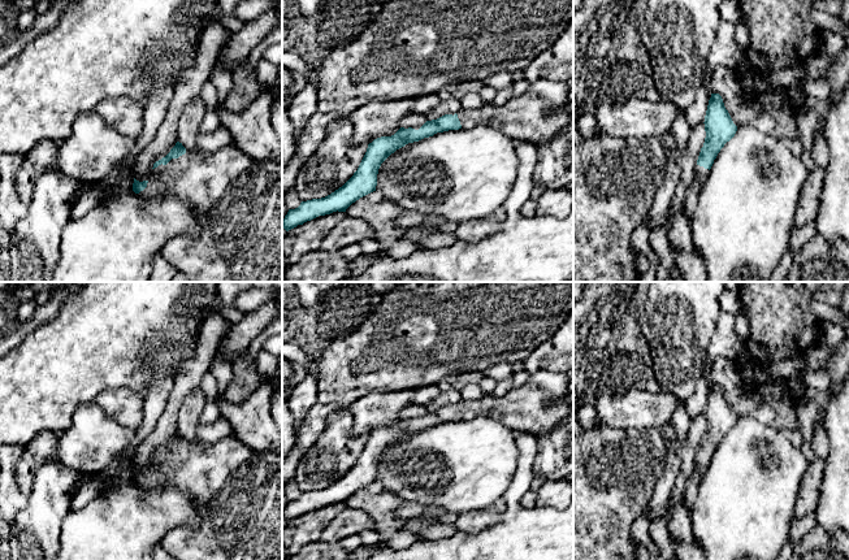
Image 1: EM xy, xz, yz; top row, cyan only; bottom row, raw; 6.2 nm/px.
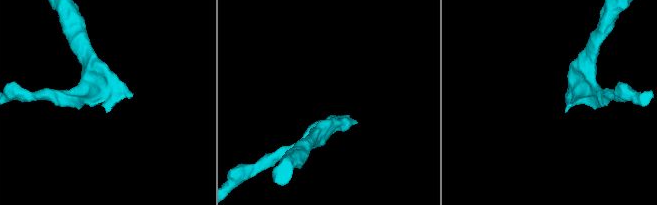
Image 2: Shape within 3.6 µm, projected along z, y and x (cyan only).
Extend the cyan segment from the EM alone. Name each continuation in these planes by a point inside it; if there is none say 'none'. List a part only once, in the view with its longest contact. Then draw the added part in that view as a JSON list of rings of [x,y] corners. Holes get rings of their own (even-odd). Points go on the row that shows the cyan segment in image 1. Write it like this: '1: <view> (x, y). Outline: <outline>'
1: xy (237, 199). Outline: [[[234,143],[213,153],[186,149],[178,159],[172,159],[166,165],[153,169],[153,177],[148,179],[147,187],[139,192],[148,201],[157,203],[166,194],[174,194],[185,200],[198,220],[200,233],[196,236],[177,235],[170,238],[161,249],[161,256],[177,272],[185,273],[192,282],[282,282],[282,164],[269,160],[255,159]]]

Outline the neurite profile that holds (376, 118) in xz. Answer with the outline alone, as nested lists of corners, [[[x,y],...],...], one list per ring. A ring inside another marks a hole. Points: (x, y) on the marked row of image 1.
[[[415,97],[400,100],[371,100],[348,117],[354,126],[354,143],[368,146],[381,136],[391,136],[400,129],[400,121],[412,113]]]

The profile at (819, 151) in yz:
[[[823,134],[813,138],[811,156],[815,161],[815,166],[824,170],[828,164],[828,146]]]

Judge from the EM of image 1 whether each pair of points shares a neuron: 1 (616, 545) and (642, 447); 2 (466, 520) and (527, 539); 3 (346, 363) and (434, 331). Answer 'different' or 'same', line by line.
1: same
2: different
3: same

